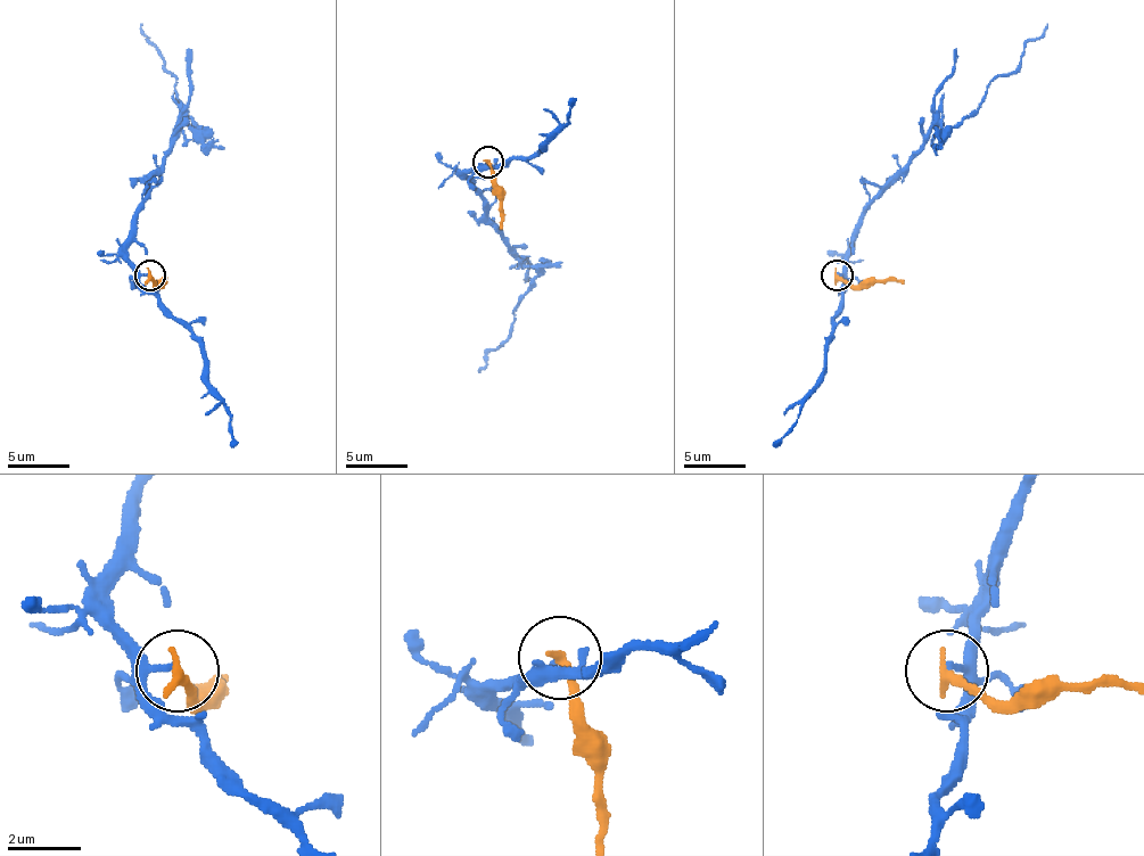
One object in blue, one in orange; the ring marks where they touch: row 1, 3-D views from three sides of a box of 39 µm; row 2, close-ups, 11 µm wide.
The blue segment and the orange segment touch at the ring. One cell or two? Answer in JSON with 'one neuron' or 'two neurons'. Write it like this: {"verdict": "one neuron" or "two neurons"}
{"verdict": "two neurons"}

